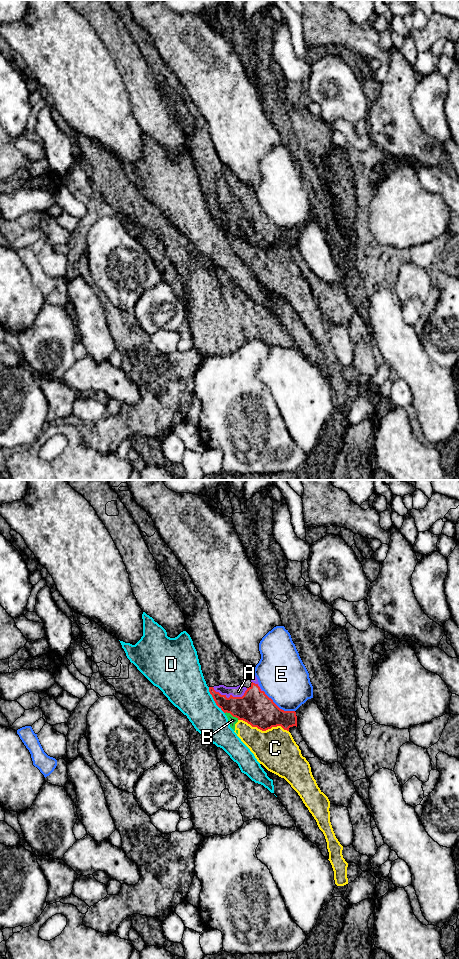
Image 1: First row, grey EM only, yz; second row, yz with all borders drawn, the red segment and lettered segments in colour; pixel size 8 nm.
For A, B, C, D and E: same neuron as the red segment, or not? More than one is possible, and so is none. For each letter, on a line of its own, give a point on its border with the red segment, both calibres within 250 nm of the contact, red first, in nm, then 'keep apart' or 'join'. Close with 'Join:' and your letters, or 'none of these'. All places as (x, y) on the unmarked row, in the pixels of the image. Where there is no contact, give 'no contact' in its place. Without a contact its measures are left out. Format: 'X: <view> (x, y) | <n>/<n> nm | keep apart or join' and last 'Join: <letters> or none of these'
A: yz (230, 216) | 280/90 nm | join
B: yz (232, 235) | 280/70 nm | keep apart
C: yz (263, 250) | 280/320 nm | keep apart
D: yz (214, 220) | 190/320 nm | keep apart
E: yz (277, 226) | 280/380 nm | keep apart
Join: A

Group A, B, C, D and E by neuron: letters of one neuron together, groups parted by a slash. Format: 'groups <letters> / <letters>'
groups A / B C / D / E

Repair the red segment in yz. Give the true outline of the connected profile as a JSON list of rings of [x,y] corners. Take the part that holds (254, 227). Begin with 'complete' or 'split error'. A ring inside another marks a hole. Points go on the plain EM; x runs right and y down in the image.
split error; [[[108,0],[108,3],[118,14],[121,22],[138,45],[150,73],[157,82],[157,90],[161,95],[161,100],[167,112],[184,134],[186,152],[193,161],[204,199],[216,225],[224,233],[230,233],[238,240],[243,240],[252,247],[257,247],[262,251],[277,246],[281,246],[287,251],[289,251],[290,247],[297,247],[296,232],[280,229],[261,209],[253,188],[242,183],[236,175],[221,162],[213,146],[205,118],[194,105],[184,86],[161,58],[152,38],[149,37],[147,32],[134,20],[129,10],[127,0]]]

